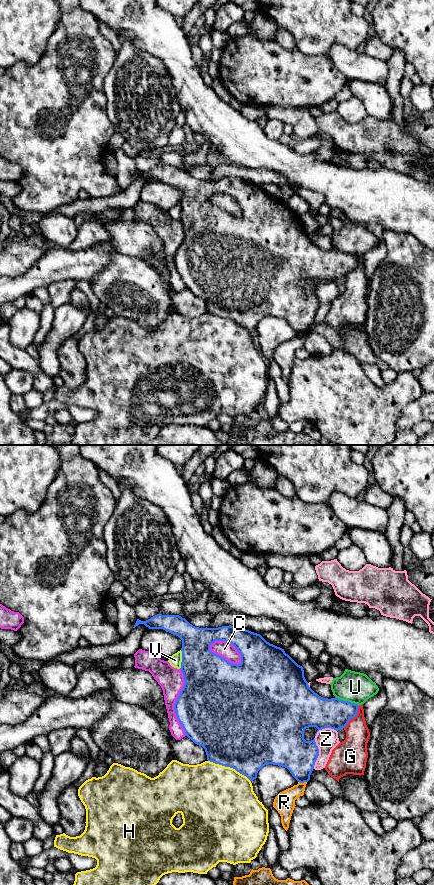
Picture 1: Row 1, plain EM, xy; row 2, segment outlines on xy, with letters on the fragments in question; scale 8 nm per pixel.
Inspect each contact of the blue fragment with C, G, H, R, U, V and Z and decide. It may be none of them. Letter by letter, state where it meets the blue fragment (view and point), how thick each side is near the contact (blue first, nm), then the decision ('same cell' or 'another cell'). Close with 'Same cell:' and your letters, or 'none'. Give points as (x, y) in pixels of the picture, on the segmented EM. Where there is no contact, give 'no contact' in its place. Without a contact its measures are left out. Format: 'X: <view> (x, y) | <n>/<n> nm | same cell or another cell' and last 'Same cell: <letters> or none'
C: xy (224, 658) | 480/130 nm | another cell
G: xy (353, 717) | 240/200 nm | another cell
H: xy (229, 766) | 500/480 nm | another cell
R: xy (302, 782) | 280/170 nm | another cell
U: xy (347, 701) | 240/260 nm | another cell
V: xy (182, 659) | 380/100 nm | another cell
Z: xy (318, 753) | 300/180 nm | another cell
Same cell: none

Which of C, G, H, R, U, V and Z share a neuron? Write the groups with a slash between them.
C / G / H / R / U / V / Z

